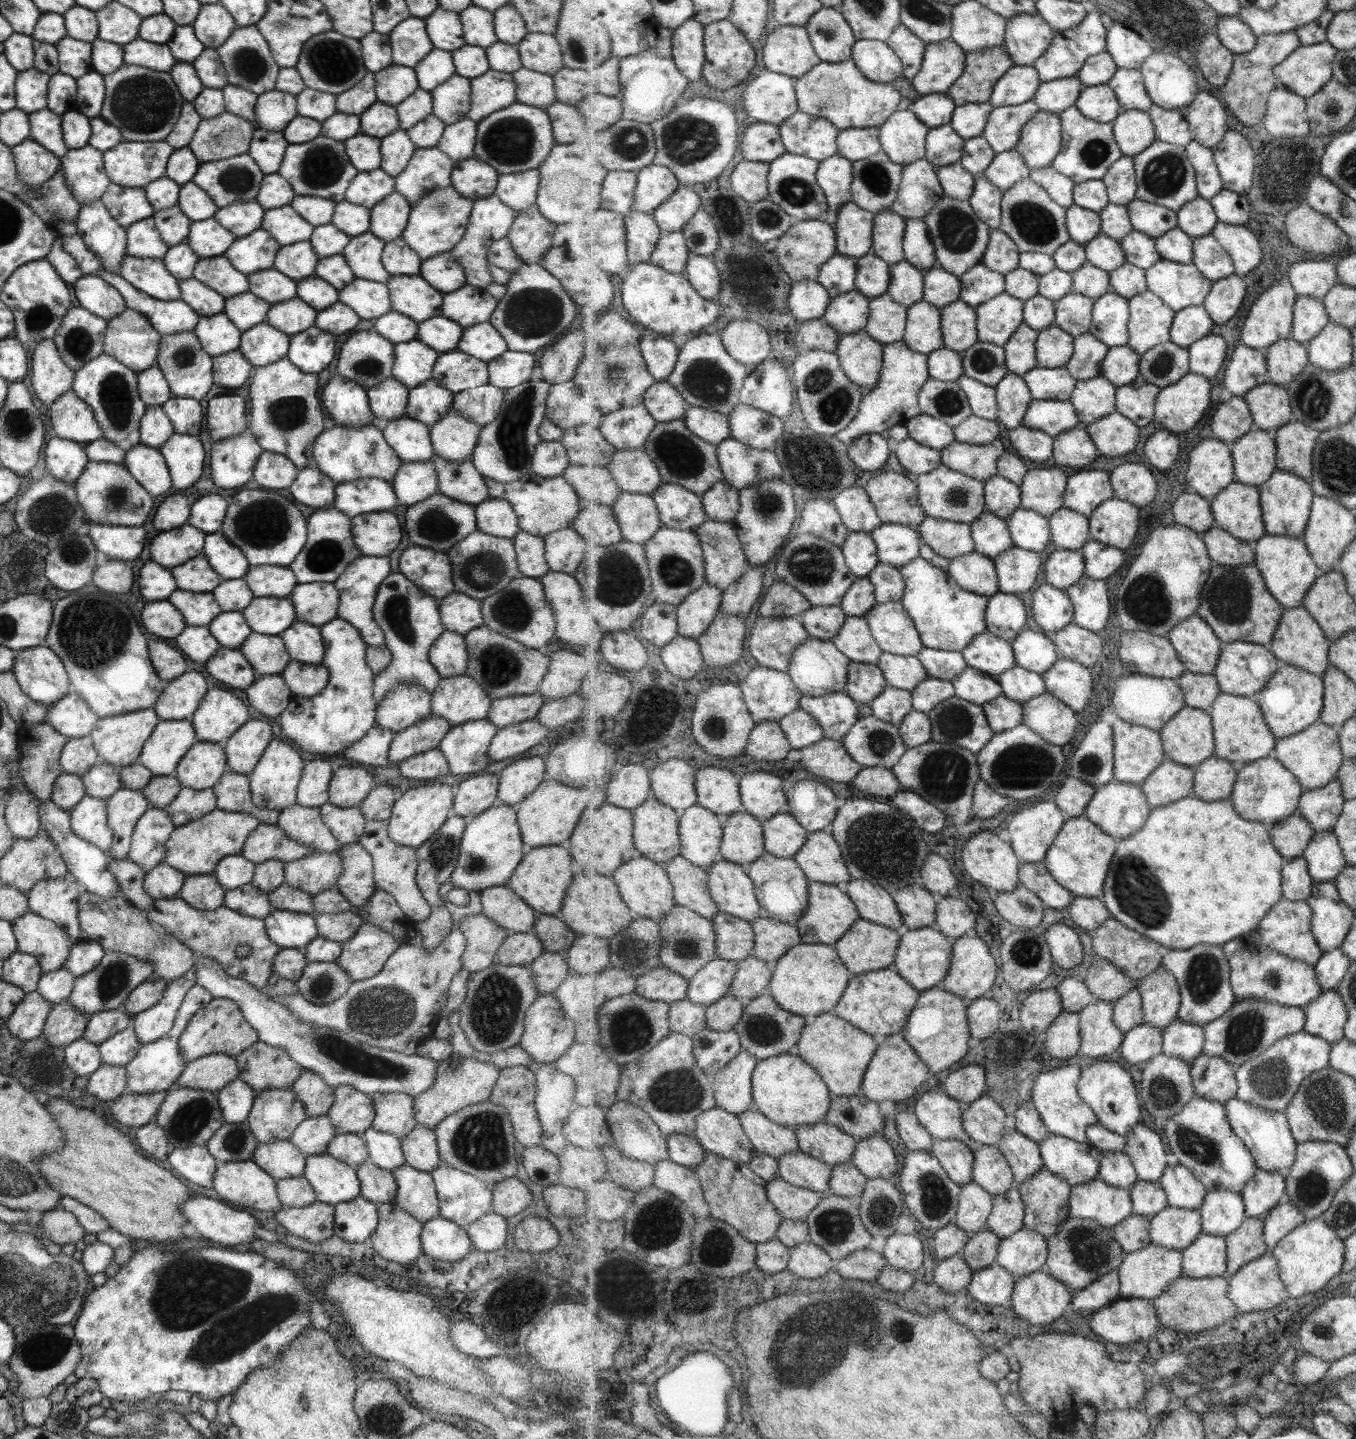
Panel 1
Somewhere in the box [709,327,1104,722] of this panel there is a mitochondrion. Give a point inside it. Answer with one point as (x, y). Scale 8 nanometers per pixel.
(831, 401)

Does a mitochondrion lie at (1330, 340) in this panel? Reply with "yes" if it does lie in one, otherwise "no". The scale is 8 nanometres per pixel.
no

